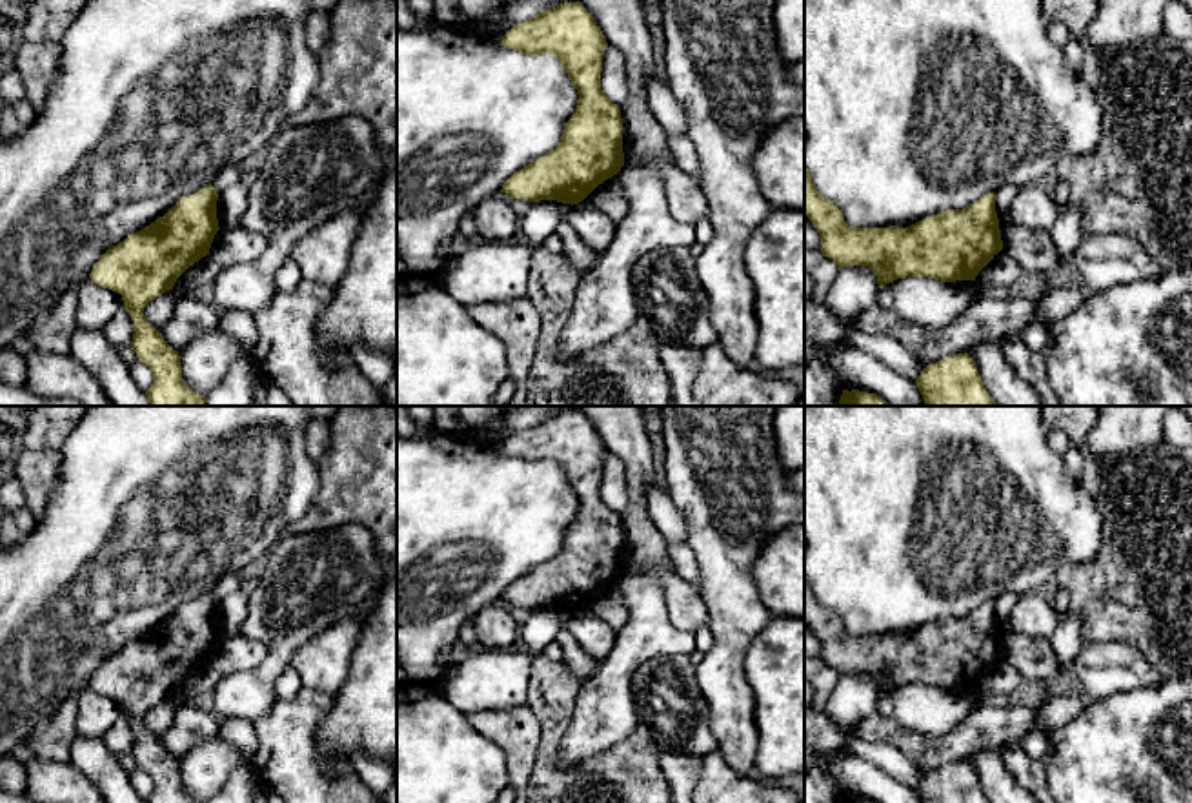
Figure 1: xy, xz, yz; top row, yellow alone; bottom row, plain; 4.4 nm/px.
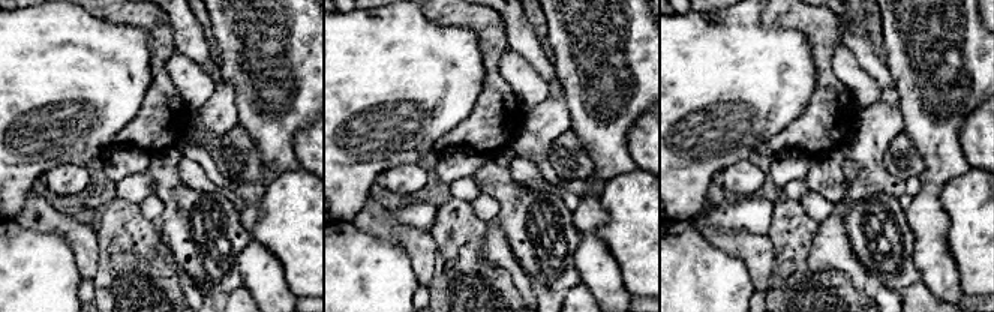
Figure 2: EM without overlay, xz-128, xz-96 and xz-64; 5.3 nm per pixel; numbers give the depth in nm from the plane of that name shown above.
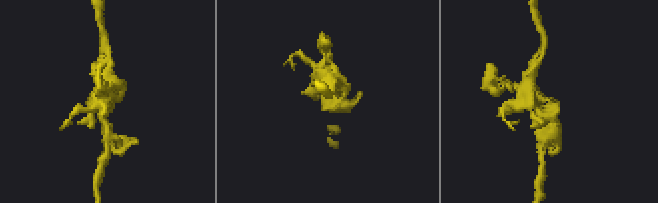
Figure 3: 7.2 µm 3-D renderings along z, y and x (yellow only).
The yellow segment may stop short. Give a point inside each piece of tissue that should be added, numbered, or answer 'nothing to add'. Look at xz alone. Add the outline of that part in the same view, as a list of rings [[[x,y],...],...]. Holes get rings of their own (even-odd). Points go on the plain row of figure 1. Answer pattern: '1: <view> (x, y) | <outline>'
nothing to add

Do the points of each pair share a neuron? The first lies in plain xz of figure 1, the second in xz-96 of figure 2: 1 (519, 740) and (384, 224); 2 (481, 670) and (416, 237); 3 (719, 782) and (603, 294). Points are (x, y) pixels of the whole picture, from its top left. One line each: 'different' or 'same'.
1: same
2: different
3: different

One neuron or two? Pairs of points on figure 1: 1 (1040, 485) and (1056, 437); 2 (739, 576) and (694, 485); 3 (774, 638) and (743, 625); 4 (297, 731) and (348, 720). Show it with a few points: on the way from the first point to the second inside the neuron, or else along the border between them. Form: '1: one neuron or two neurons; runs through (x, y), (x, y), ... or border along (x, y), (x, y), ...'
1: two neurons; border along (1049, 432), (1049, 443), (1061, 457)
2: one neuron; runs through (727, 554), (727, 518), (716, 507)
3: two neurons; border along (772, 616), (748, 645), (745, 654), (747, 672)
4: two neurons; border along (333, 696), (315, 743), (343, 762)

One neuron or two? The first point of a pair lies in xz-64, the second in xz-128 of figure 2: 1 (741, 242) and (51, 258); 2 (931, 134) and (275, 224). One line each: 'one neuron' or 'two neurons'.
1: two neurons
2: two neurons

